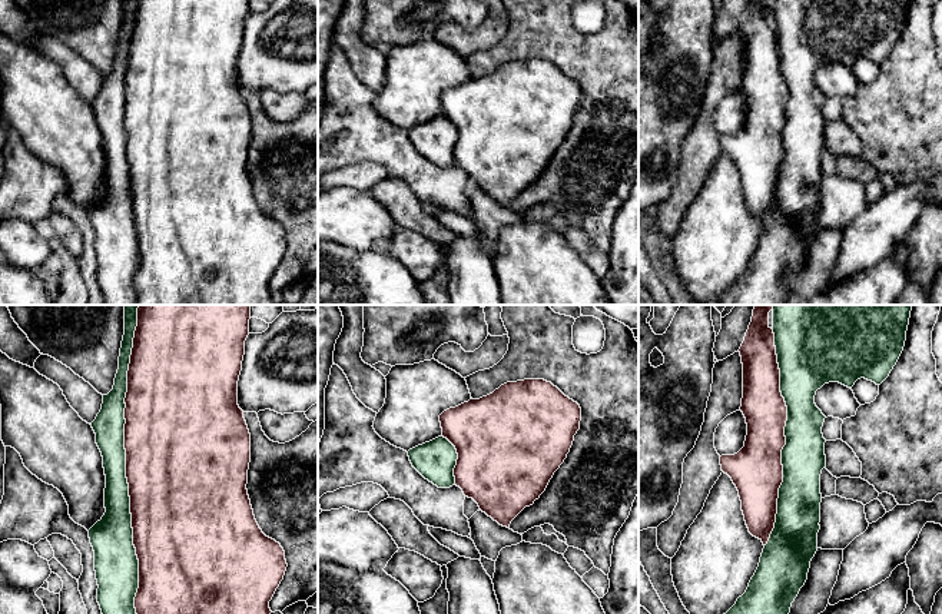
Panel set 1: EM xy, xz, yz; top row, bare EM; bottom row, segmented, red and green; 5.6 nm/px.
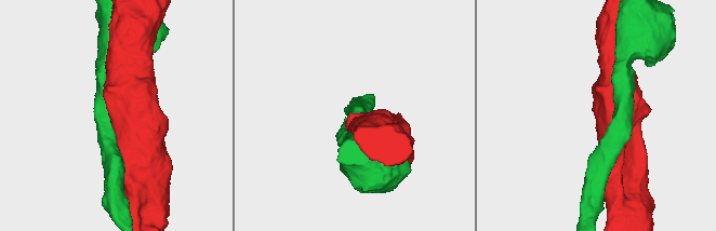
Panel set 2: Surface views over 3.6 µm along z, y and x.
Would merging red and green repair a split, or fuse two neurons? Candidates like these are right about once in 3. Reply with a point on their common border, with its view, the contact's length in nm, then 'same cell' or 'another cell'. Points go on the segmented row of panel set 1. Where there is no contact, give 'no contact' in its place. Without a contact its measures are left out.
xy (126, 460) | 1750 nm | same cell

